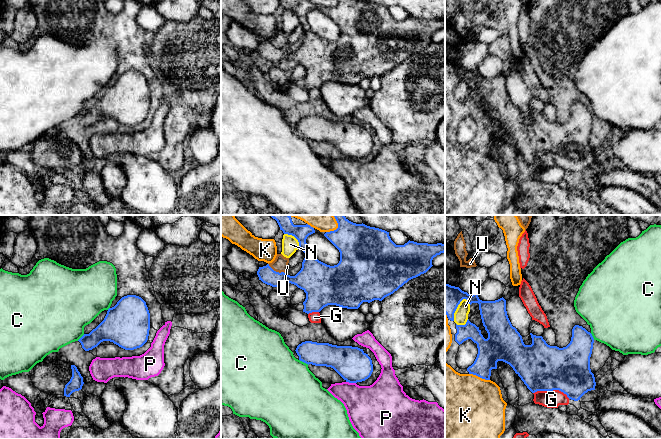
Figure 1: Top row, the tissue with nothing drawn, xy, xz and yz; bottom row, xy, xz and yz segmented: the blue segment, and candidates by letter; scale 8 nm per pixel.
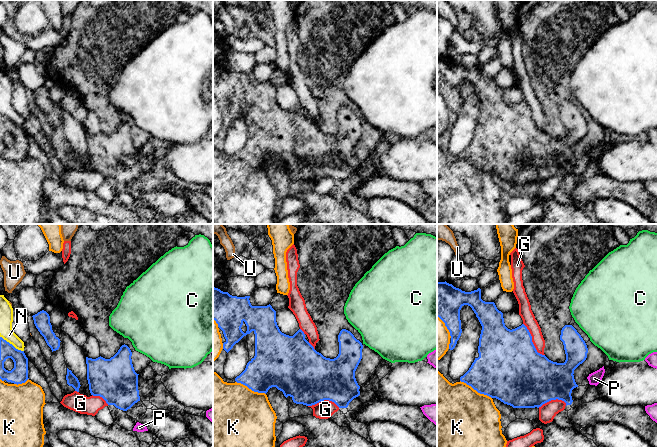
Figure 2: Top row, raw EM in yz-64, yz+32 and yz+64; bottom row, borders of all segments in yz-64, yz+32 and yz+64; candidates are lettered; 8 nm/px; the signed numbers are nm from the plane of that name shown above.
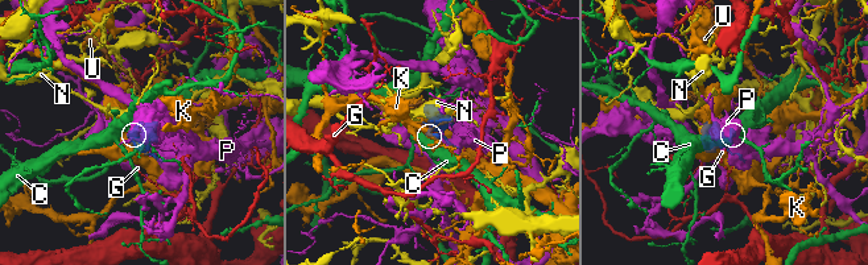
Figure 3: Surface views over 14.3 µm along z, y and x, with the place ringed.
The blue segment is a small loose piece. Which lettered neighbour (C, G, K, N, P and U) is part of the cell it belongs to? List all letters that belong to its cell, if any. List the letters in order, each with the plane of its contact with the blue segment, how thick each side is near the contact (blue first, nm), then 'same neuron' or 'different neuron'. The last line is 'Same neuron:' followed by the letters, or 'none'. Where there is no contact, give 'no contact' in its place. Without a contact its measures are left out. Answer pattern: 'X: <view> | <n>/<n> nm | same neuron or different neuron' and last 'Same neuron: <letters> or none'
C: xz | 190/480 nm | different neuron
G: yz | 380/140 nm | different neuron
K: yz | 200/480 nm | different neuron
N: xz | 120/140 nm | different neuron
P: xz | 280/360 nm | different neuron
U: xz | 190/120 nm | different neuron
Same neuron: none

